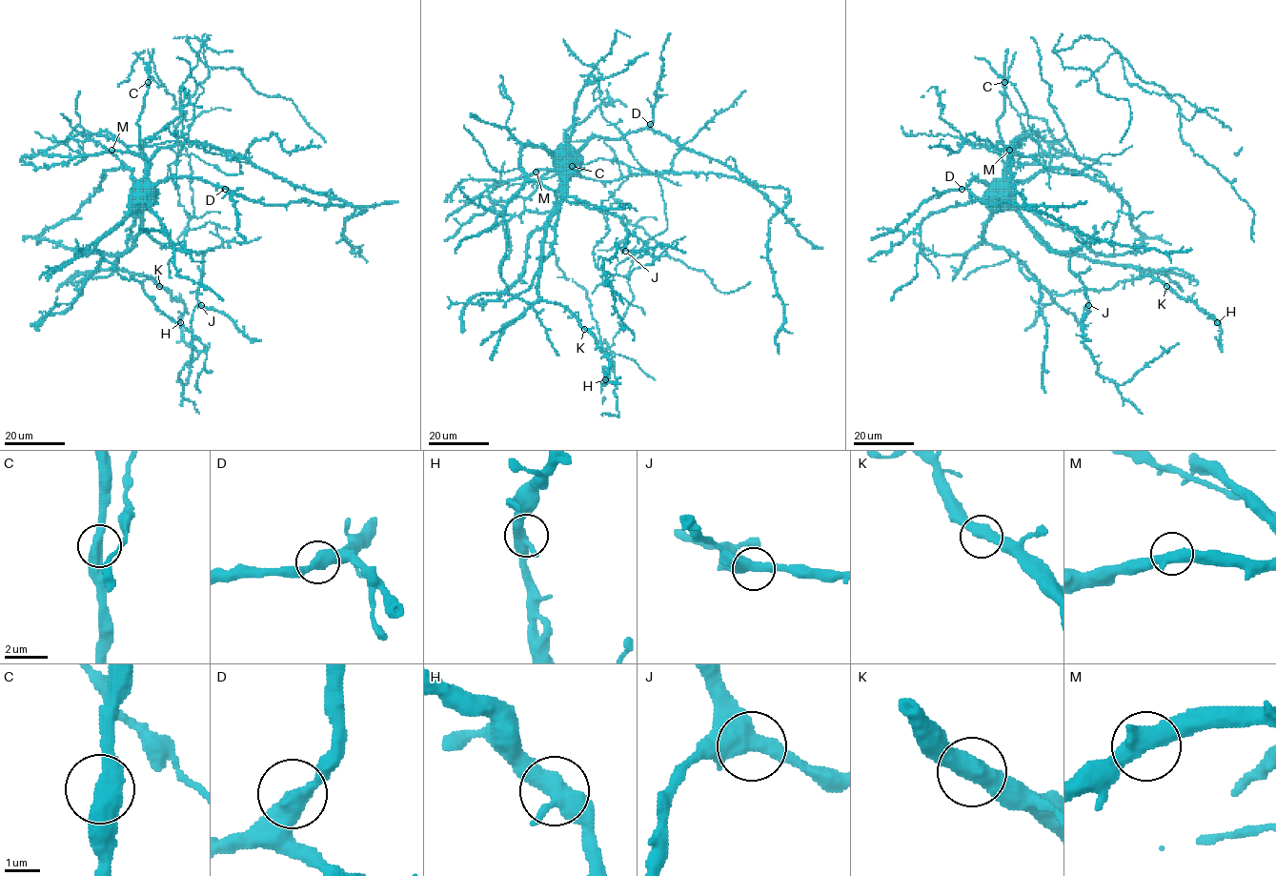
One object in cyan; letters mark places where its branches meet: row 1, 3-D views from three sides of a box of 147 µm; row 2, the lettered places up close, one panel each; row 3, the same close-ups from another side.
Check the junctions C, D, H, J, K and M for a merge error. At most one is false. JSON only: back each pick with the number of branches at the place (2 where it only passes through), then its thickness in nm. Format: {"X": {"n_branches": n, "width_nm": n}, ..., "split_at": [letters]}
{"split_at": []}

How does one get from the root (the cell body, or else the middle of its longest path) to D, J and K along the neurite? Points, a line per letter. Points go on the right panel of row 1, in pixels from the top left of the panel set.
D: (994, 196), (1000, 193), (998, 188), (985, 185), (975, 178), (977, 176), (962, 189)
J: (994, 196), (1000, 194), (1007, 209), (1015, 210), (1050, 251), (1069, 254), (1069, 269), (1083, 284), (1088, 305)
K: (994, 196), (1000, 194), (1002, 204), (1015, 210), (1056, 252), (1134, 265), (1166, 286)

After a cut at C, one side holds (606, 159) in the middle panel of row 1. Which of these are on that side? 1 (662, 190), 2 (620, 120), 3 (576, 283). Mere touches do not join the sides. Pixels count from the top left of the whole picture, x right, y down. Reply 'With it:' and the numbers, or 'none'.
With it: 1, 2, 3

